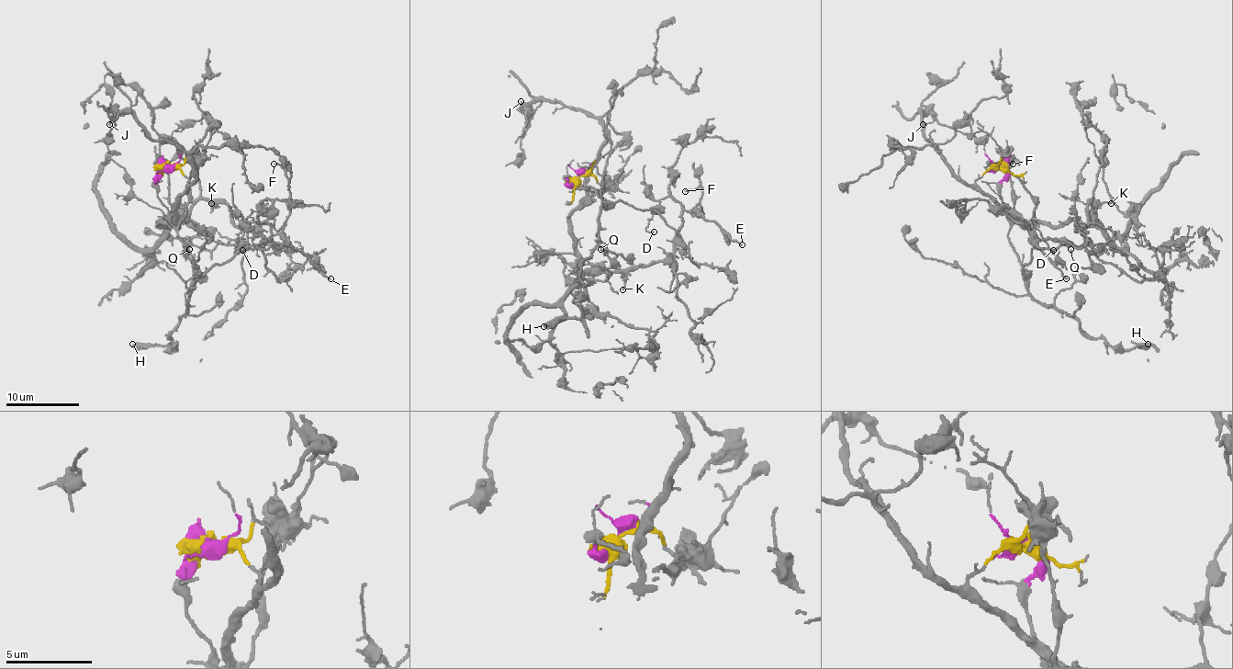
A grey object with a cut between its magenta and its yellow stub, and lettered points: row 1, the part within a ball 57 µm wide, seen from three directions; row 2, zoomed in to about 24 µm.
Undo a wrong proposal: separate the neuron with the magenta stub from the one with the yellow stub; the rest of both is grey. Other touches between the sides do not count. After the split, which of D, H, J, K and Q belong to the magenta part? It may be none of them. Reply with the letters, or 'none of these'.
D, H, Q

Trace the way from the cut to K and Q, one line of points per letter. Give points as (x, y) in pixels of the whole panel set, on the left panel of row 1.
K: (165, 164), (176, 166), (187, 184), (174, 204), (174, 219), (158, 222), (162, 226), (198, 200), (211, 204)
Q: (165, 164), (156, 184), (158, 198), (167, 209), (195, 268), (187, 305), (185, 294), (195, 289), (189, 250)

